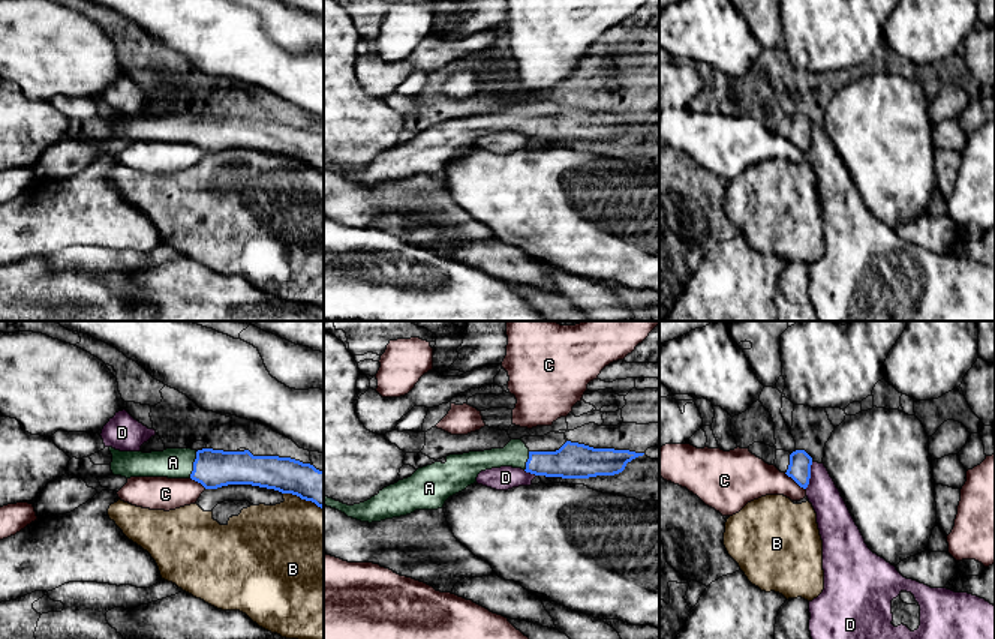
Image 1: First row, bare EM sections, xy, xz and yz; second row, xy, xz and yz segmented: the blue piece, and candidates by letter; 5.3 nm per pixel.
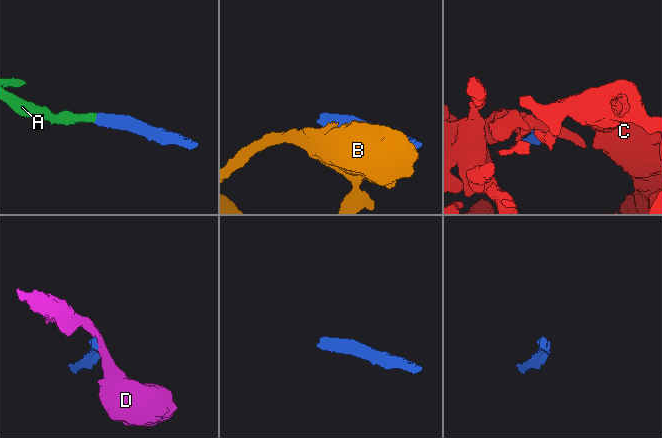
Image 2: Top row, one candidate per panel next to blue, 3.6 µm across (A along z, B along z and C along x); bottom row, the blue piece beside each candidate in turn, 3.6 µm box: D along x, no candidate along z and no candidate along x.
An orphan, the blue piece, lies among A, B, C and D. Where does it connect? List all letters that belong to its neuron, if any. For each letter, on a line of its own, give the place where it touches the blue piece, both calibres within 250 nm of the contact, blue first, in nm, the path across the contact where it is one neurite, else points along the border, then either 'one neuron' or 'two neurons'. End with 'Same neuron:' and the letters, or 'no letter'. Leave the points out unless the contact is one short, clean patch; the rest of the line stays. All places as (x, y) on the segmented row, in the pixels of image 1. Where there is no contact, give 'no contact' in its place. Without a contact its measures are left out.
A: meets blue in xy at (194, 465); 200 nm thick on the blue side, 160 nm on the other; runs through xy (213, 468), (194, 465), (173, 462); one neuron
B: meets blue in xy at (303, 498); 190 nm thick on the blue side, 460 nm on the other; two neurons
C: meets blue in yz at (794, 480); 120 nm thick on the blue side, 240 nm on the other; border along yz (784, 473), (805, 489); two neurons
D: meets blue in yz at (809, 476); 120 nm thick on the blue side, 180 nm on the other; border along yz (812, 462), (809, 483), (805, 488); two neurons
Same neuron: A

